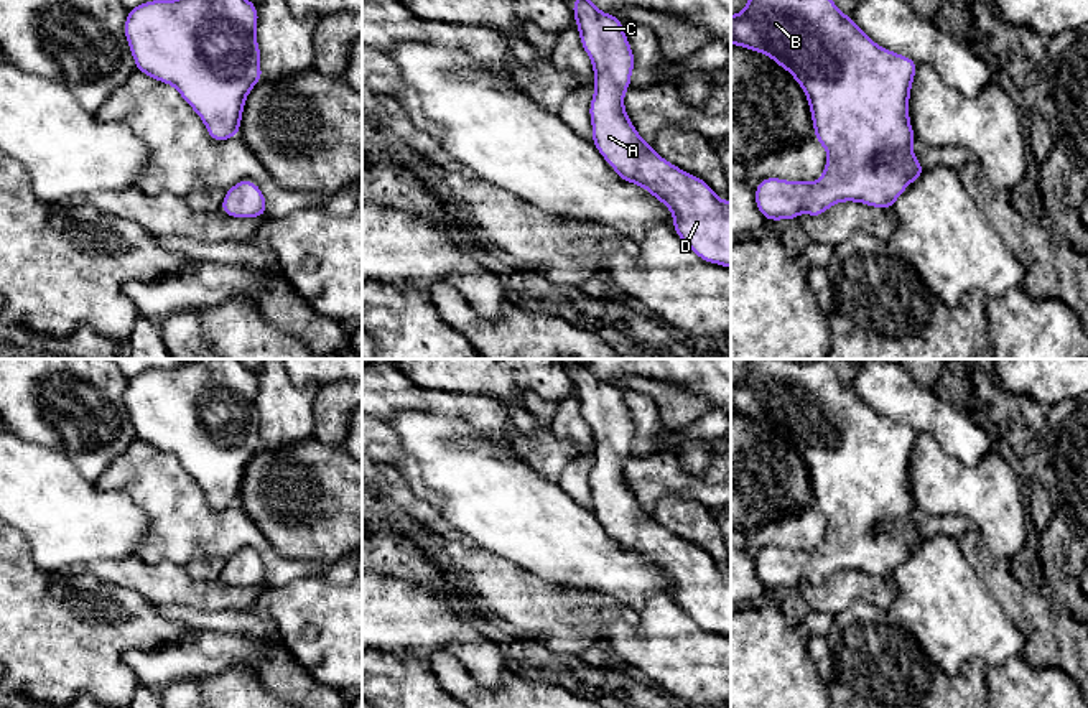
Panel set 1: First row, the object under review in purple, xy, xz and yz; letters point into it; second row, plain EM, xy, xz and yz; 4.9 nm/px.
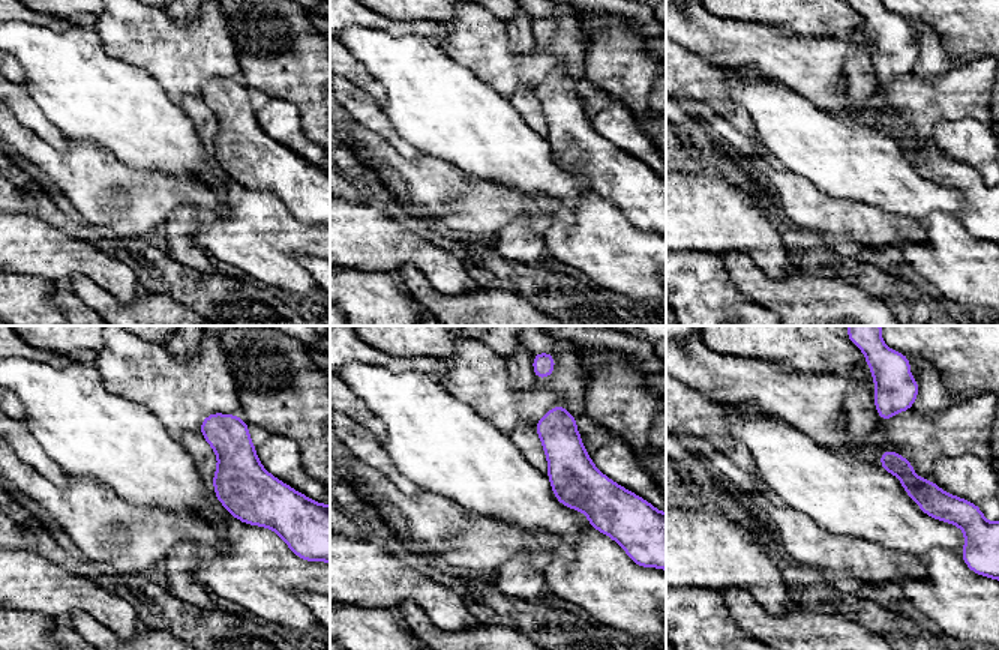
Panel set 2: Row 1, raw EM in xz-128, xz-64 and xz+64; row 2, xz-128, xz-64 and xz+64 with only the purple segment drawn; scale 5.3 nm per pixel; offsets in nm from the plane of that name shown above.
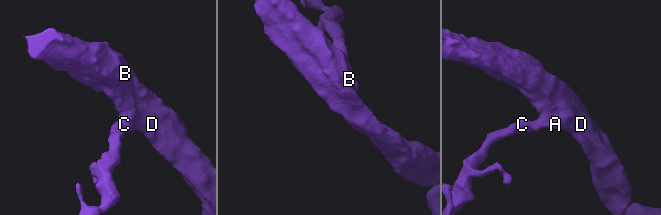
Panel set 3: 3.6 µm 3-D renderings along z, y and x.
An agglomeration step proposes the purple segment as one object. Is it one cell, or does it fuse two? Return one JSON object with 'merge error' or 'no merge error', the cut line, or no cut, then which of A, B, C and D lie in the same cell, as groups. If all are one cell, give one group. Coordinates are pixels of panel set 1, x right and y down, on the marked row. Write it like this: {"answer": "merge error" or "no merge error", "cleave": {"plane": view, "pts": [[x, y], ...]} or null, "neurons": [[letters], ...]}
{"answer": "no merge error", "cleave": null, "neurons": [["A", "B", "C", "D"]]}

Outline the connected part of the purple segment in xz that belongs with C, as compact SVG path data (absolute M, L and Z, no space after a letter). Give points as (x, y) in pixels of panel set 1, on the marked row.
M576 0L571 10L583 49L593 61L594 147L621 179L645 188L673 212L672 227L701 260L731 268L731 201L719 201L701 178L658 156L625 114L624 92L632 86L635 56L622 20L602 13L591 0Z

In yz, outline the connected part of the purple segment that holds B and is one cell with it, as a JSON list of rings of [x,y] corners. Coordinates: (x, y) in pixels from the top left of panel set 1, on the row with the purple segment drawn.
[[[747,0],[742,13],[731,15],[731,44],[764,53],[793,76],[808,99],[813,137],[828,153],[825,173],[818,181],[759,179],[754,189],[756,206],[767,221],[795,221],[800,212],[820,217],[828,207],[843,201],[892,209],[905,188],[923,175],[925,168],[912,151],[917,138],[909,120],[910,87],[918,63],[876,44],[851,16],[838,10],[833,0]]]

